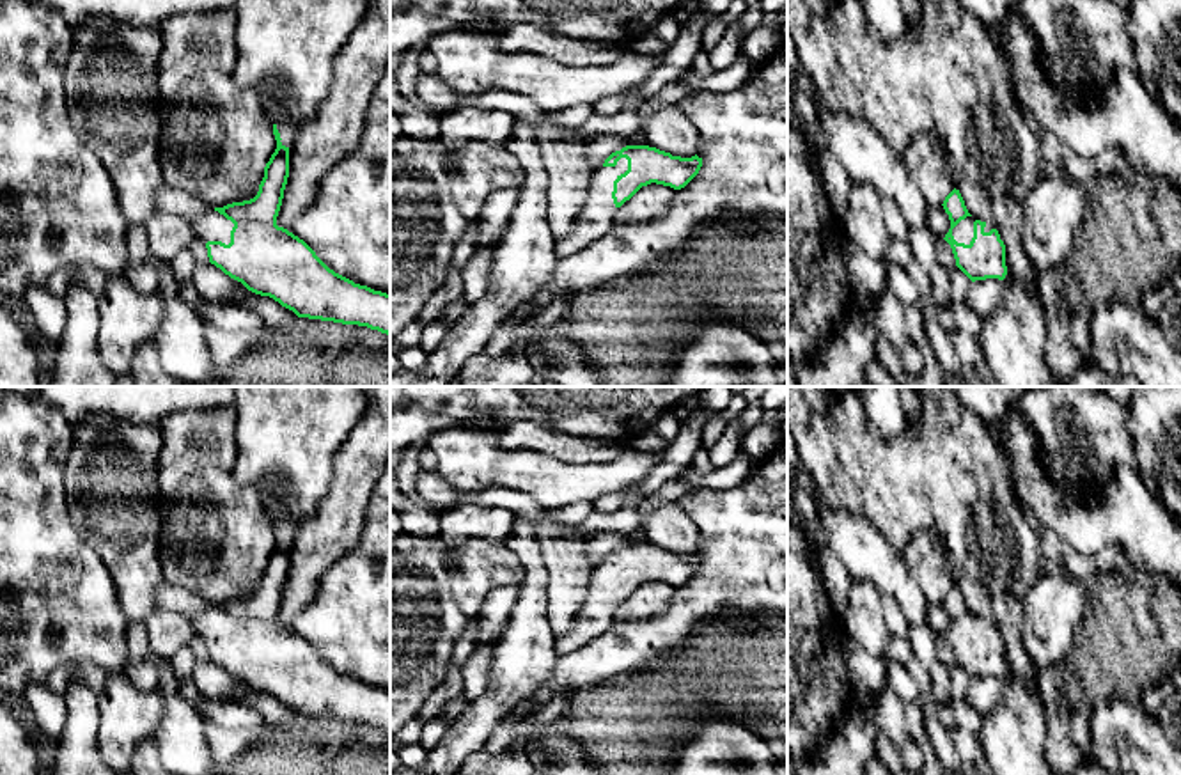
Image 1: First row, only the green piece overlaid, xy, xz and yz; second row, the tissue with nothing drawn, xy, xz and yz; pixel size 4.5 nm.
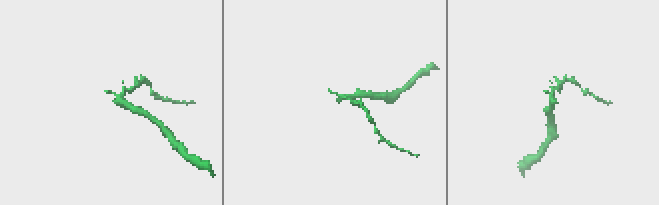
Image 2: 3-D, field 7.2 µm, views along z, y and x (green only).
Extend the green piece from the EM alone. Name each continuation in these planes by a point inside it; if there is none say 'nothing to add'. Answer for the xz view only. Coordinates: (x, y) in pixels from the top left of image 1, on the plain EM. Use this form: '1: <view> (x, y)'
1: xz (591, 621)

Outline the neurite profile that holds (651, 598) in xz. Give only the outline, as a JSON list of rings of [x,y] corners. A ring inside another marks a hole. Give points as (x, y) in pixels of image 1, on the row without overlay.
[[[651,580],[642,583],[630,598],[615,607],[615,621],[633,622],[638,619],[651,619],[669,608],[676,587],[670,583]]]

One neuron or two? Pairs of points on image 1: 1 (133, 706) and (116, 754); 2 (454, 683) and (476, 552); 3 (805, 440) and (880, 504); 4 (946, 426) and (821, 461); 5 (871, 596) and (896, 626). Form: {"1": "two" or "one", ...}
{"1": "one", "2": "two", "3": "one", "4": "one", "5": "two"}

